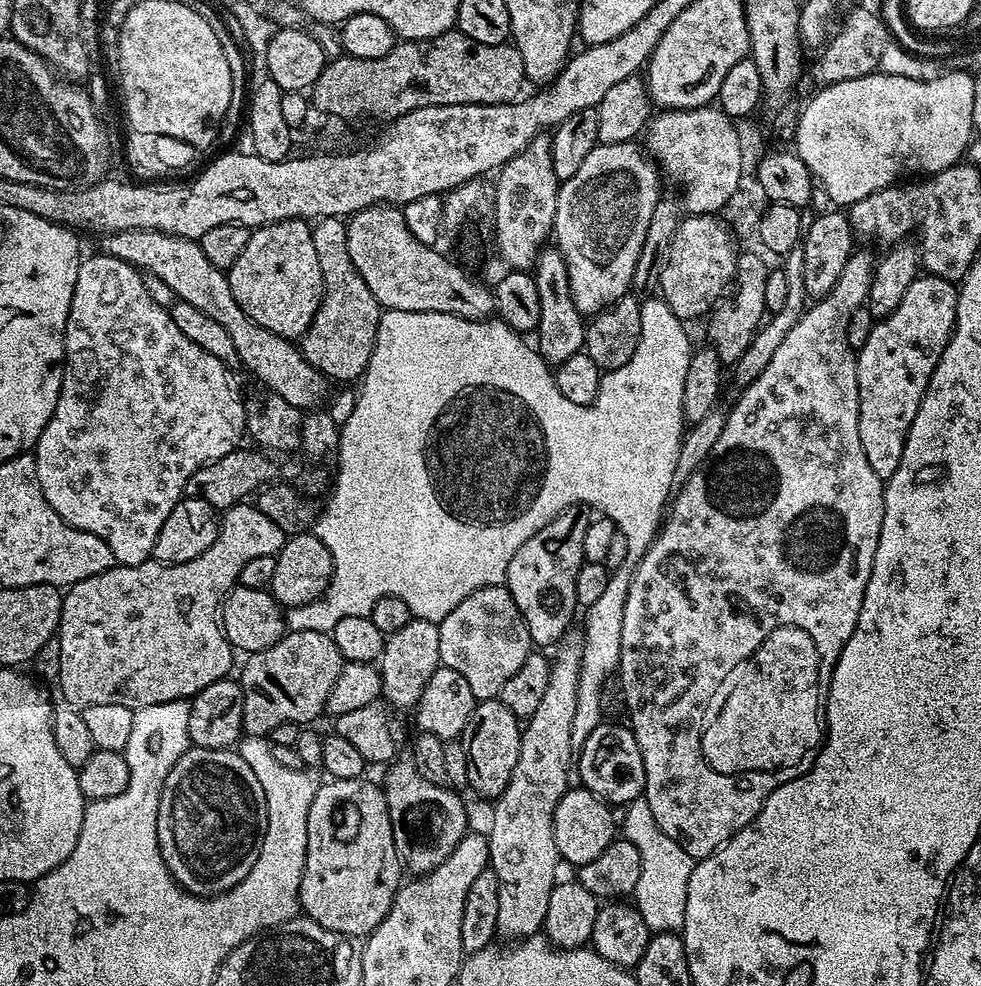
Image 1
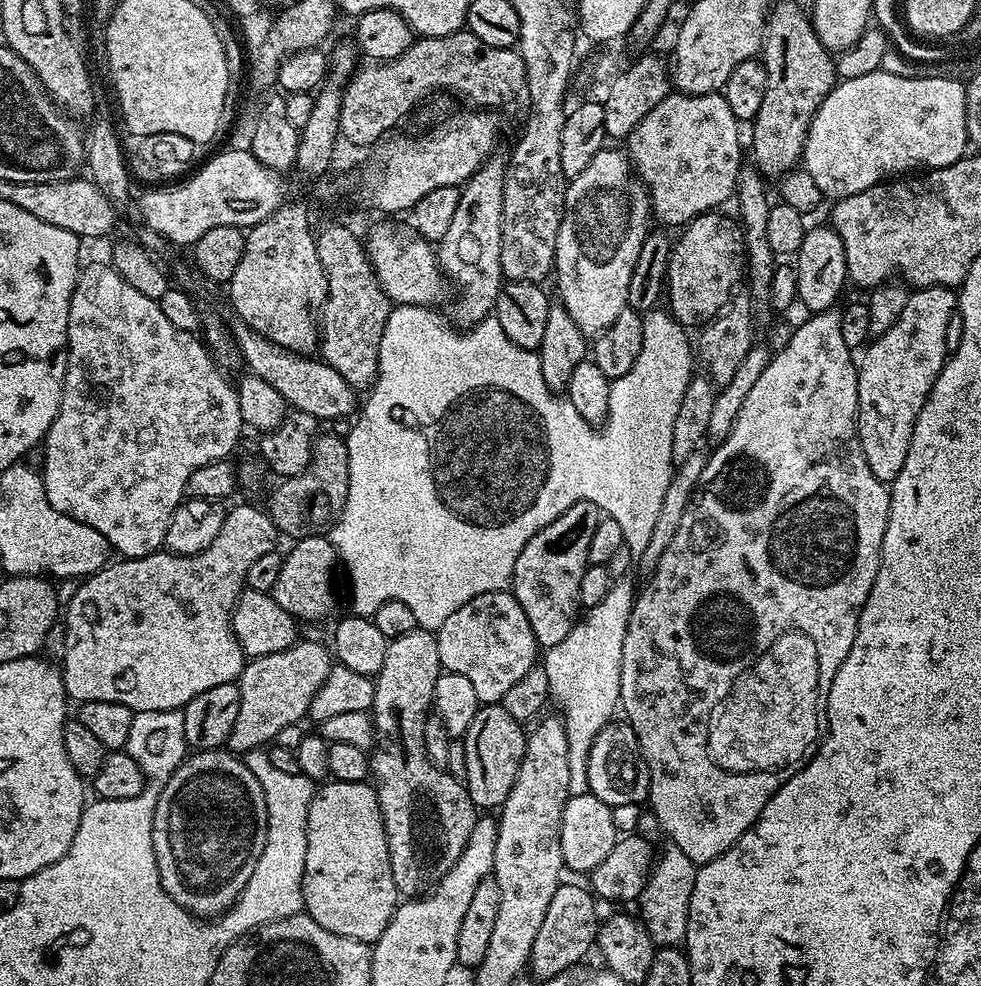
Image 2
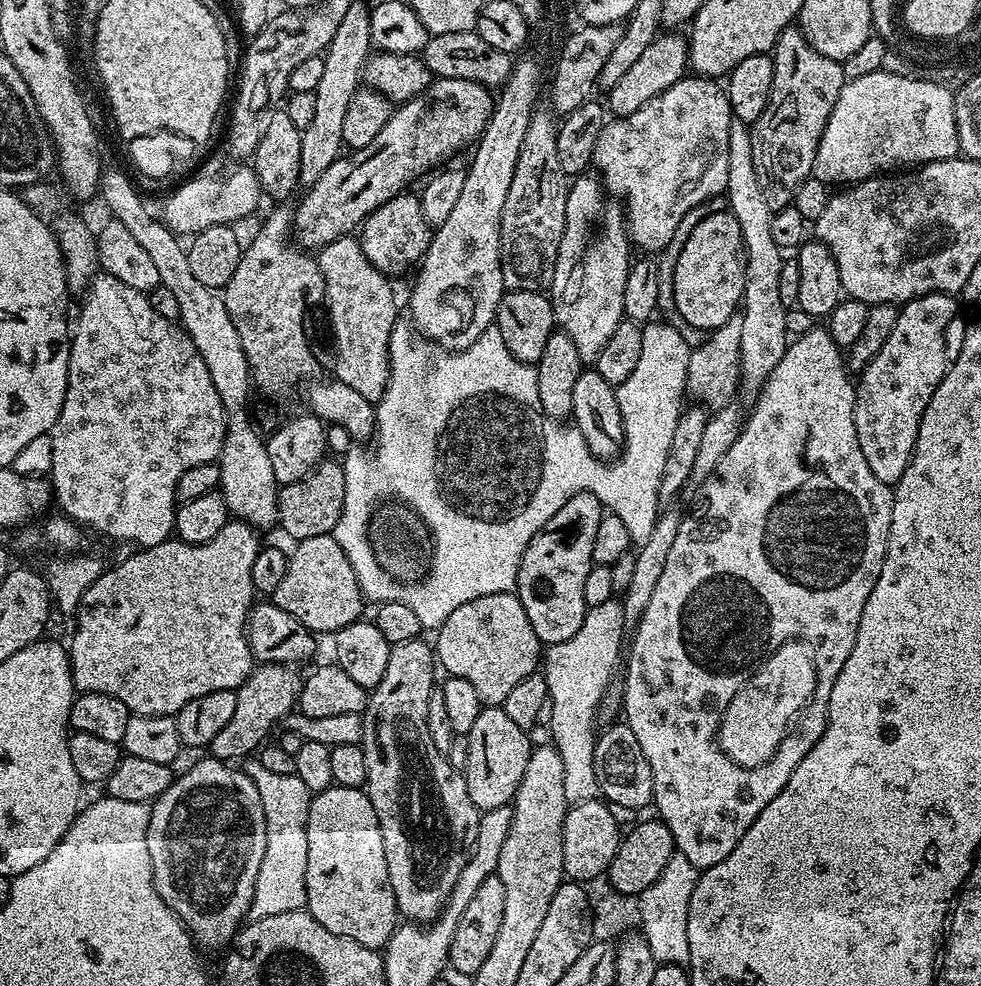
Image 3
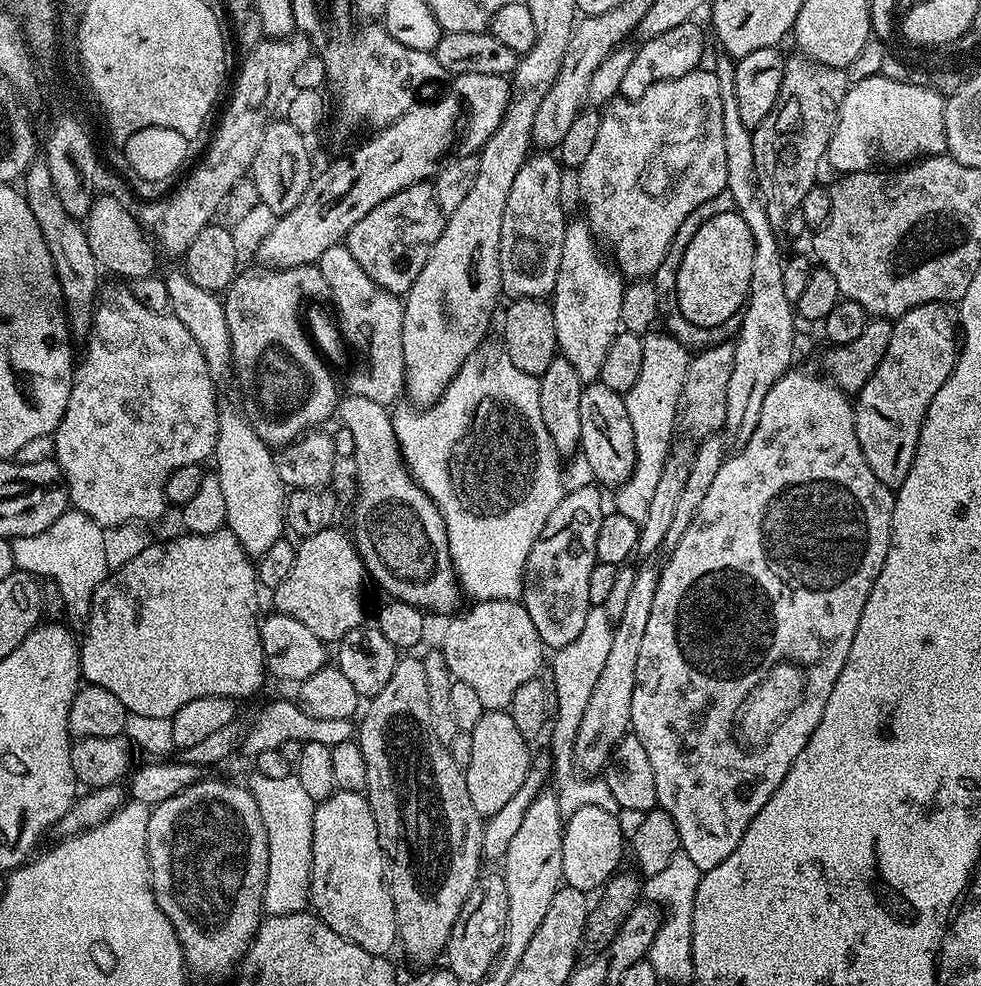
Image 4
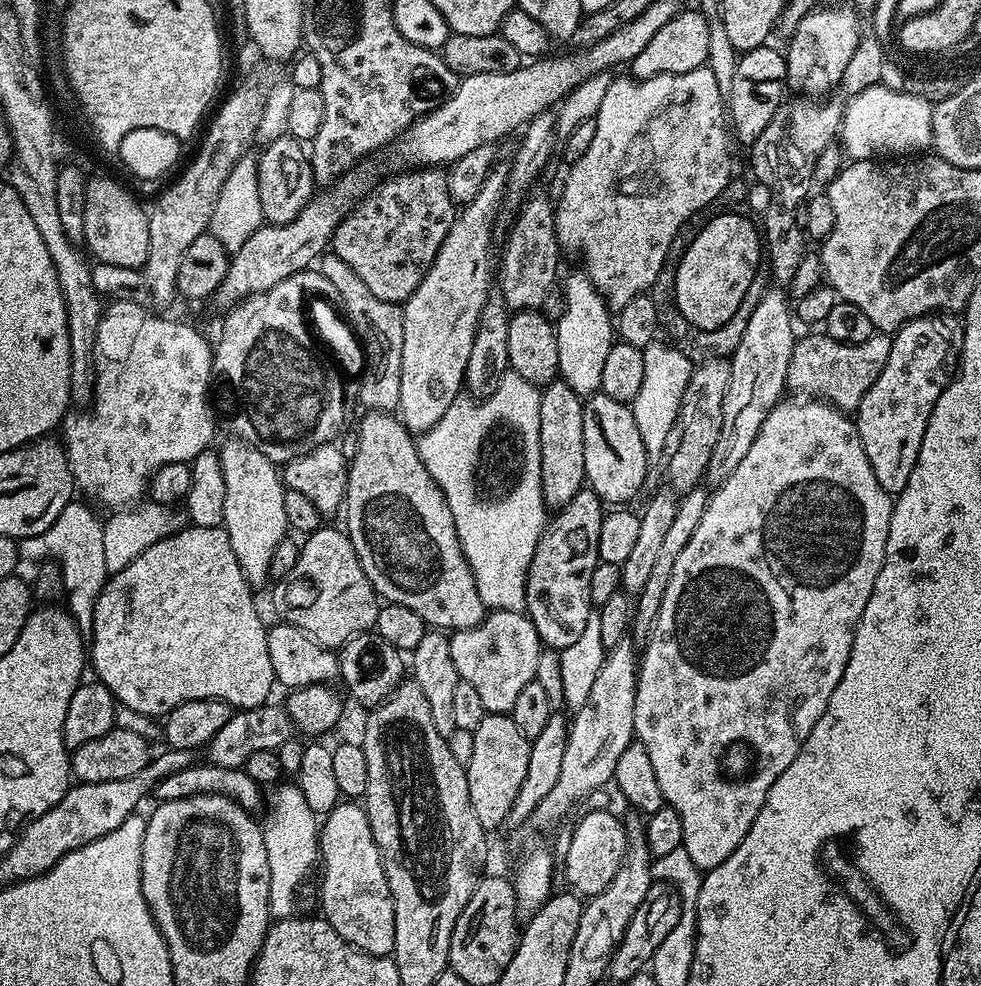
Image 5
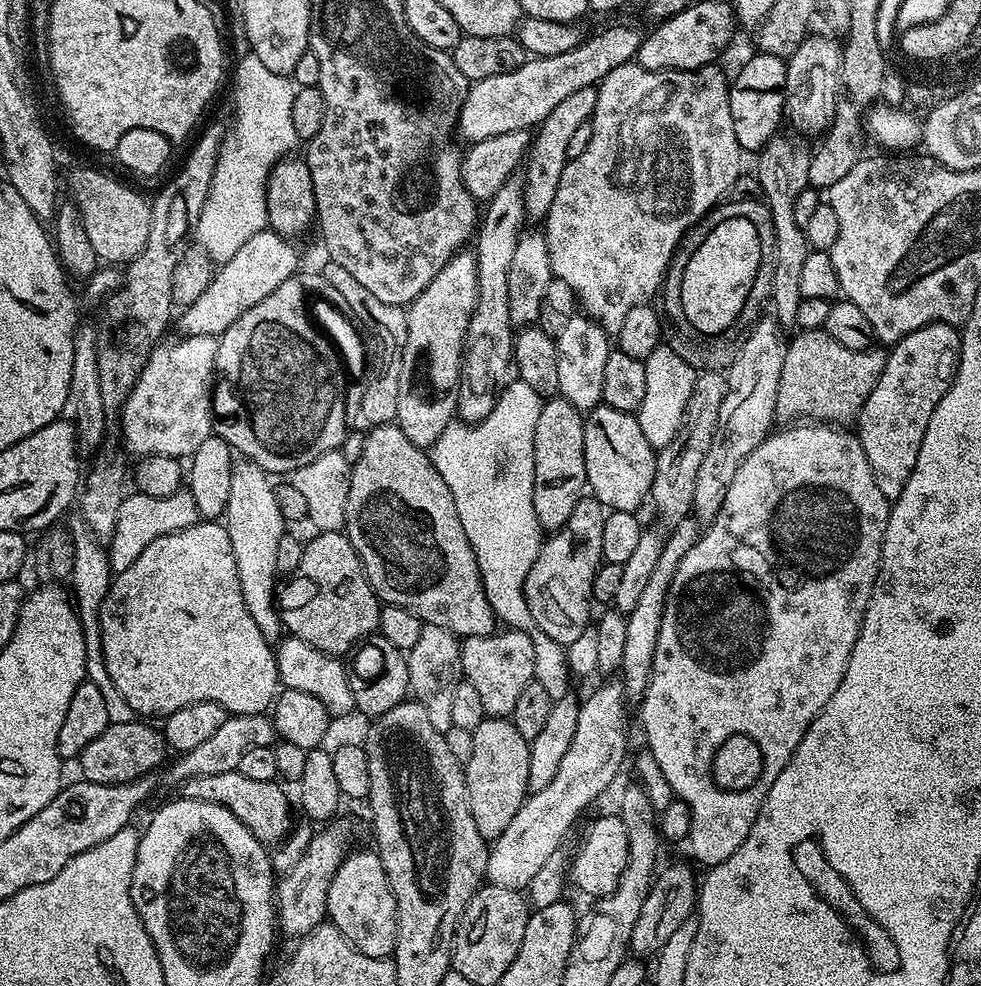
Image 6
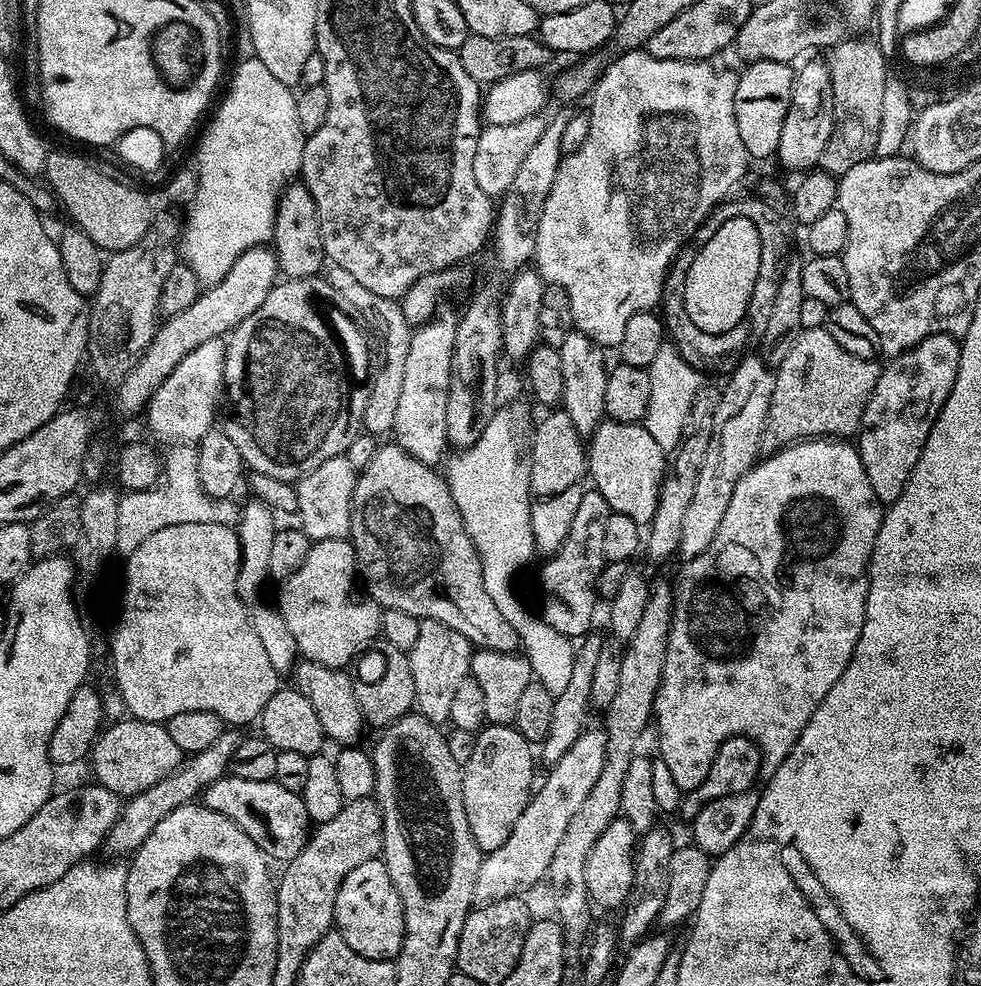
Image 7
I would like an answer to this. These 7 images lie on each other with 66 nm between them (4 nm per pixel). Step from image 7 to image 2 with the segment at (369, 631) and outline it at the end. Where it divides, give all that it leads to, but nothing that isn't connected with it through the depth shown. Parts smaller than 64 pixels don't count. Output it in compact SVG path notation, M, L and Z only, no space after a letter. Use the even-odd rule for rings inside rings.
M324 534L307 536L295 541L291 547L289 552L283 553L282 571L278 574L278 582L274 582L274 590L270 594L276 599L278 606L282 606L286 614L296 617L297 621L320 618L336 604L336 548Z

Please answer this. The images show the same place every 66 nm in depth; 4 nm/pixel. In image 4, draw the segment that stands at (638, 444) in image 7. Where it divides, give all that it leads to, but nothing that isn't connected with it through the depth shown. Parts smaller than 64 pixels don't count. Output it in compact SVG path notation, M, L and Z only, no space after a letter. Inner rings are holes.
M599 382L585 383L582 398L578 398L578 410L582 414L579 451L584 452L582 460L588 465L589 473L601 485L625 484L636 468L636 443L634 442L634 426L630 422L630 414L626 410L623 395Z

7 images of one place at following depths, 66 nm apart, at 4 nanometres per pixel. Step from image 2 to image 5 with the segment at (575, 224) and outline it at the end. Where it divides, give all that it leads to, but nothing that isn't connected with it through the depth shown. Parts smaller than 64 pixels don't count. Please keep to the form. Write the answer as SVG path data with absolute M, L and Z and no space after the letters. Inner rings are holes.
M577 270L565 278L564 309L554 327L558 338L559 379L566 381L570 390L577 392L581 398L600 391L606 354L610 354L614 343L614 316L587 272Z

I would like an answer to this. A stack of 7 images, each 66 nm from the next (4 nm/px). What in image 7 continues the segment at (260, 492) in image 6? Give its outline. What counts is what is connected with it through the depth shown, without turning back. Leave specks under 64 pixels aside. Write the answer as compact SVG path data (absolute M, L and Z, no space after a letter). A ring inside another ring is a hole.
M249 499L249 504L239 509L238 523L235 525L236 533L240 539L240 573L236 579L236 593L244 609L248 612L248 621L254 634L262 641L262 646L270 658L270 666L274 666L277 674L291 673L298 663L298 653L294 634L286 626L286 618L282 618L279 607L268 601L264 587L270 584L270 554L274 547L274 534L278 530L278 523L274 517L273 509L259 500Z

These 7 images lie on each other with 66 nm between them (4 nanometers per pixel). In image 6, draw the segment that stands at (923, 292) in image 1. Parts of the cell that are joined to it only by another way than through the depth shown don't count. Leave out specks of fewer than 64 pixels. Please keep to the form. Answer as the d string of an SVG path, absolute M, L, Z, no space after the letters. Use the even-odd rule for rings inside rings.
M927 324L902 338L891 351L882 370L882 378L870 390L870 398L862 406L858 417L860 445L870 462L874 482L889 502L895 502L906 490L930 414L942 402L946 390L956 376L962 336L953 325Z

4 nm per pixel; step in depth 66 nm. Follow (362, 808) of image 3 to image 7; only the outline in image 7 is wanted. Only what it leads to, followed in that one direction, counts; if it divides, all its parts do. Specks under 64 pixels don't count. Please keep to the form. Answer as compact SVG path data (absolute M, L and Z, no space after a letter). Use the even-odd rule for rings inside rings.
M383 859L362 862L358 870L346 874L334 902L334 928L346 946L358 950L362 958L395 961L404 941L404 911Z

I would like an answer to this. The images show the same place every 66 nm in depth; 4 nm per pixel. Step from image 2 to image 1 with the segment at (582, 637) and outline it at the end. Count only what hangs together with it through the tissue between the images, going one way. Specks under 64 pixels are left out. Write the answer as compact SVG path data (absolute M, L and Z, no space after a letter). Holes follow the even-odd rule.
M601 602L590 605L583 613L584 625L584 649L582 650L582 662L580 663L580 677L578 678L578 703L574 710L573 725L571 726L571 750L578 754L590 736L592 730L602 723L602 692L600 687L604 684L604 676L617 671L620 663L620 647L622 638L618 631L618 608L617 605Z

